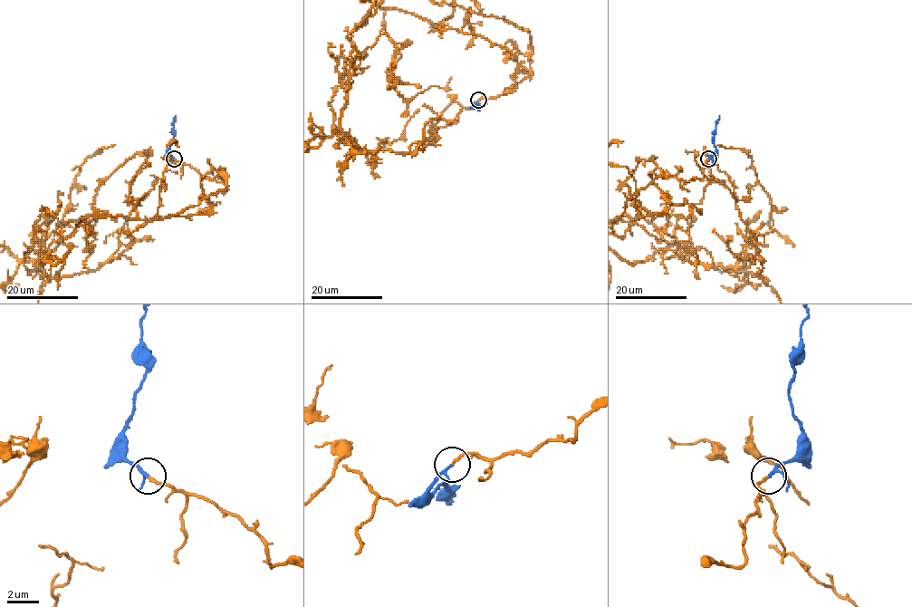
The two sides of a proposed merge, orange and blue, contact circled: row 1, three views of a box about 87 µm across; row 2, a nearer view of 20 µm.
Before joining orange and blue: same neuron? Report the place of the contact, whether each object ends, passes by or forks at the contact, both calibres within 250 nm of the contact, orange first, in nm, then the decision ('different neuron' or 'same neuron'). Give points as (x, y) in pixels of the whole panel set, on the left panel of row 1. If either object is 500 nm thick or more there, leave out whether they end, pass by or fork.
place (174, 158); orange ends; blue passes by; calibres 160 and 140 nm; same neuron

